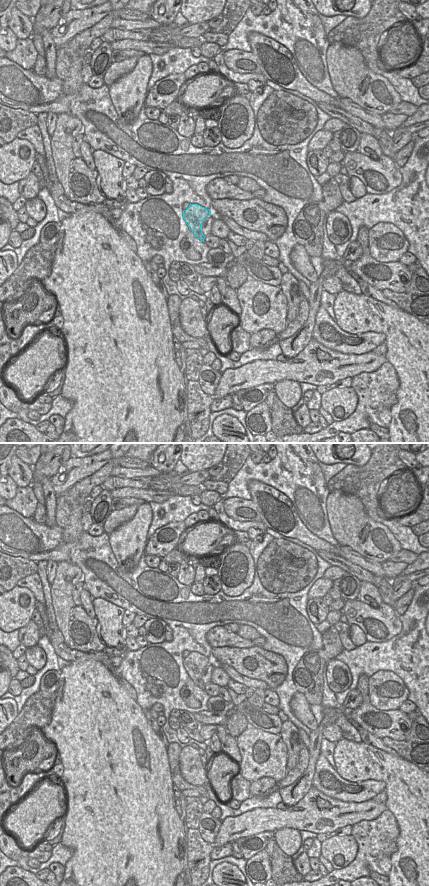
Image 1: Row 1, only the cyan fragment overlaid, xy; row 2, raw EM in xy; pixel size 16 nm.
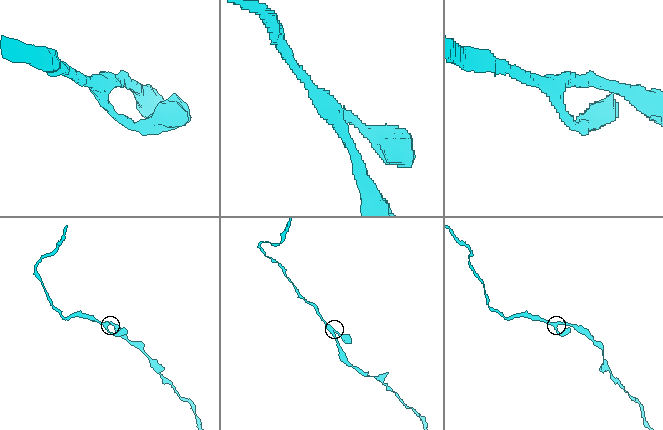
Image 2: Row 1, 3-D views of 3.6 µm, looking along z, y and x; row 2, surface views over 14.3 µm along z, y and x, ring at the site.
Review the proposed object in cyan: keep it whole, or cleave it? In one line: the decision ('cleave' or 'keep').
keep

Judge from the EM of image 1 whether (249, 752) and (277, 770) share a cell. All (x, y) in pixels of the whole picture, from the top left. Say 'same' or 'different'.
same

